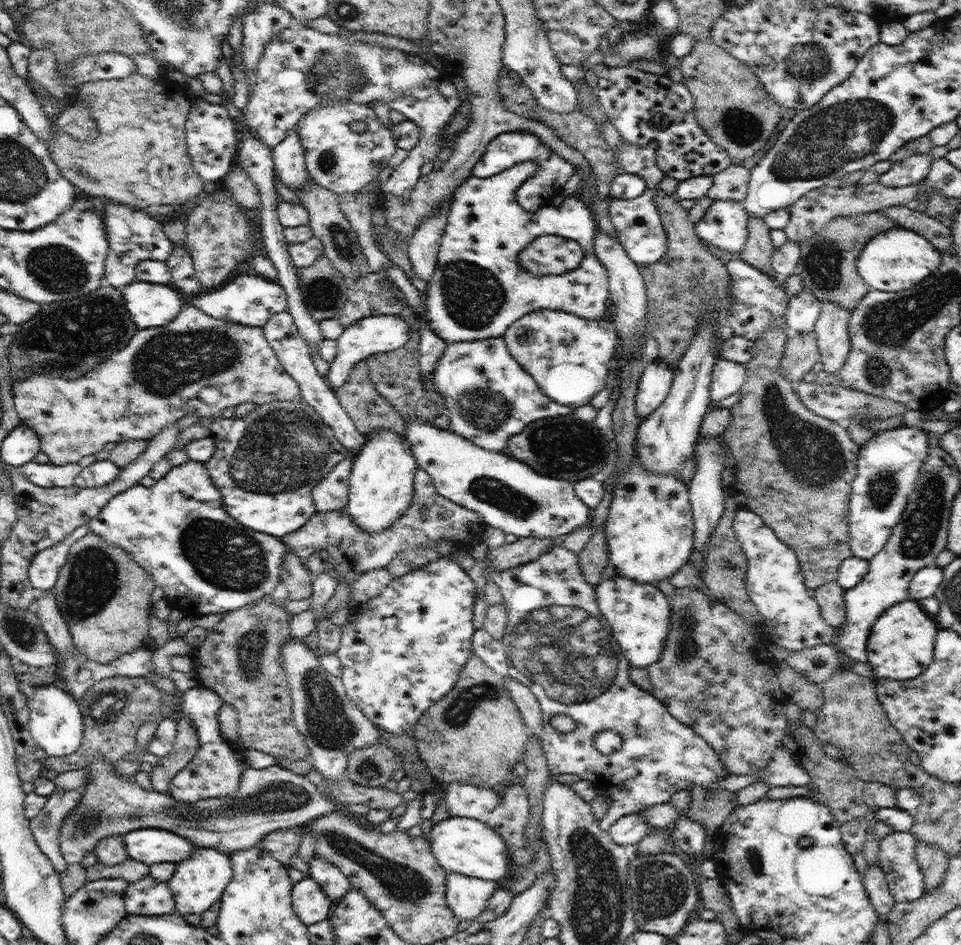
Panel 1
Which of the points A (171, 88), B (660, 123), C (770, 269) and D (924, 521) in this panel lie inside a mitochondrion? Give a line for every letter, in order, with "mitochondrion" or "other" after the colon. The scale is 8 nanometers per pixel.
A: other
B: other
C: other
D: mitochondrion

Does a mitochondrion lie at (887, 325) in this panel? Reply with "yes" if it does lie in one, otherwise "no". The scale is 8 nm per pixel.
yes

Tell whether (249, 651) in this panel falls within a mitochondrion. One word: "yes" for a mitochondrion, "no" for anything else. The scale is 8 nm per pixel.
yes

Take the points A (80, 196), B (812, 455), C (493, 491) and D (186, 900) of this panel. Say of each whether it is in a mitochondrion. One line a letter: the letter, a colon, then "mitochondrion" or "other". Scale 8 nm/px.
A: other
B: mitochondrion
C: mitochondrion
D: other

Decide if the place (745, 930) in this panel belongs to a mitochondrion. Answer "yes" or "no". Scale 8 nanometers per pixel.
no

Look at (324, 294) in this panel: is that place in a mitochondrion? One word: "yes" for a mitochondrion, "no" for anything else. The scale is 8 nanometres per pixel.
yes

